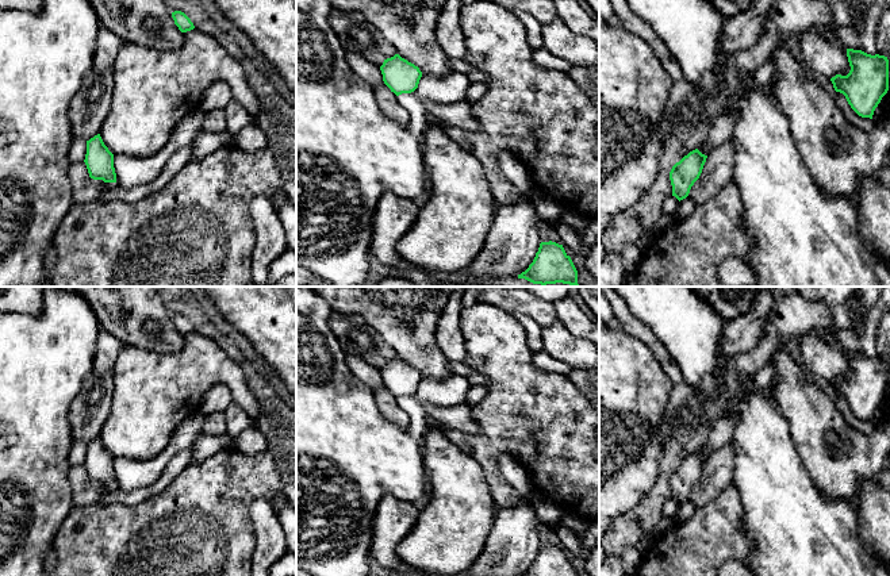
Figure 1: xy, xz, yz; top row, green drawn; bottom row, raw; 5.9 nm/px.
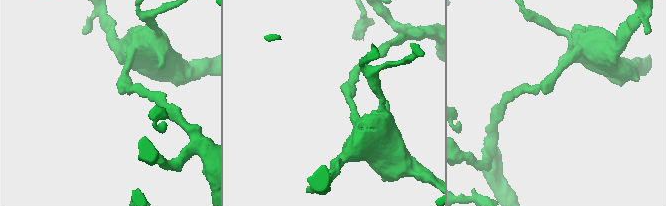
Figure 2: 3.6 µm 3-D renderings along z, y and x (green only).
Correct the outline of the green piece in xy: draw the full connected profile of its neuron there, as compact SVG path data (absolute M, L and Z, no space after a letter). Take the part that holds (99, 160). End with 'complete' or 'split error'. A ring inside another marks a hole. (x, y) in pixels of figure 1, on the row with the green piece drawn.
M100 134L87 141L84 162L91 178L103 180L104 183L116 183L114 154L104 145Z | complete

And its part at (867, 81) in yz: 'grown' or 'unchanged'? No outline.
unchanged

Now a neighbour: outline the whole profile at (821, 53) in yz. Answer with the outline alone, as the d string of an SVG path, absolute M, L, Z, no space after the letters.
M826 23L812 26L801 32L801 65L806 72L816 72L829 78L849 73L847 49L837 42L835 28L835 23Z

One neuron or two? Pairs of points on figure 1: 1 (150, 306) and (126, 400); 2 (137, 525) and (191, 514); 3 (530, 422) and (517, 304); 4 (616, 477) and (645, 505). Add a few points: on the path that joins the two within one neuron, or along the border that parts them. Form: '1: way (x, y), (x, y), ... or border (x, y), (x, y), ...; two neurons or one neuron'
1: border (125, 345), (171, 353); two neurons
2: way (150, 525), (177, 525); one neuron
3: border (480, 303), (491, 303), (511, 313); two neurons
4: border (658, 473), (653, 484), (644, 495), (614, 519); two neurons

